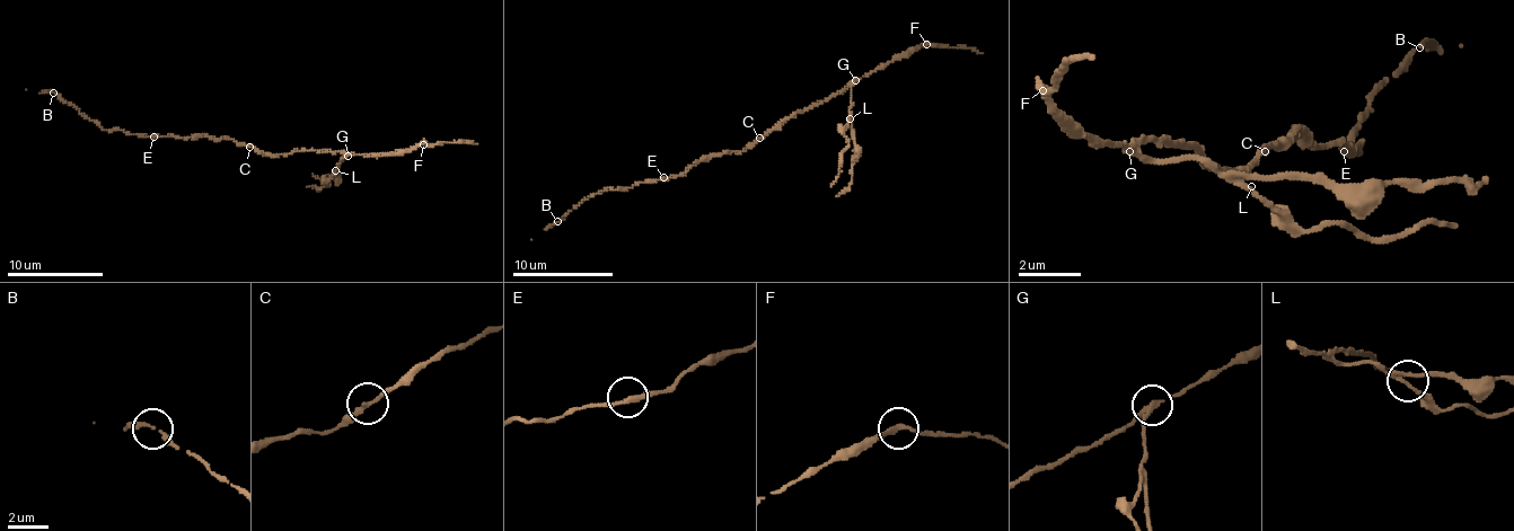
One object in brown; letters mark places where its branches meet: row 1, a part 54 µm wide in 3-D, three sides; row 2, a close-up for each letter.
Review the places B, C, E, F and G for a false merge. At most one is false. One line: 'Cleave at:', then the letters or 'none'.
Cleave at: G

